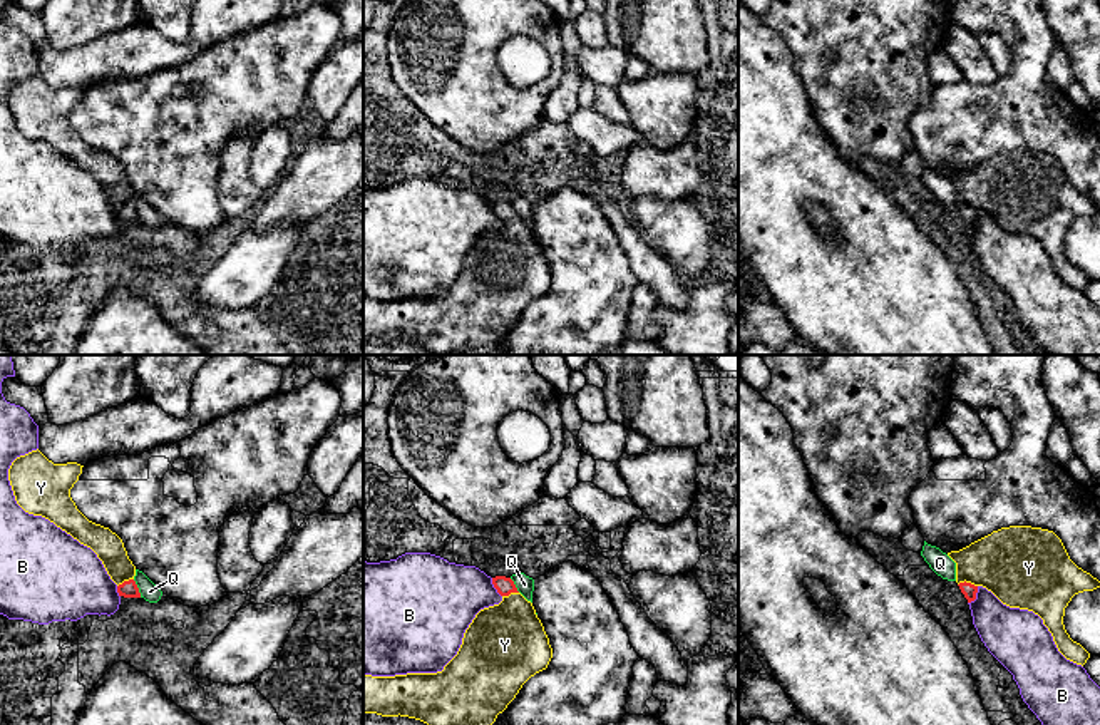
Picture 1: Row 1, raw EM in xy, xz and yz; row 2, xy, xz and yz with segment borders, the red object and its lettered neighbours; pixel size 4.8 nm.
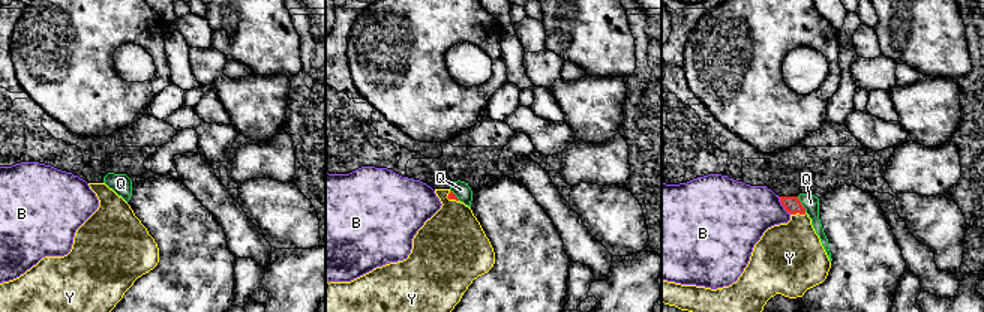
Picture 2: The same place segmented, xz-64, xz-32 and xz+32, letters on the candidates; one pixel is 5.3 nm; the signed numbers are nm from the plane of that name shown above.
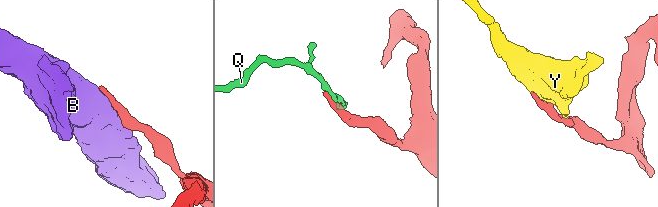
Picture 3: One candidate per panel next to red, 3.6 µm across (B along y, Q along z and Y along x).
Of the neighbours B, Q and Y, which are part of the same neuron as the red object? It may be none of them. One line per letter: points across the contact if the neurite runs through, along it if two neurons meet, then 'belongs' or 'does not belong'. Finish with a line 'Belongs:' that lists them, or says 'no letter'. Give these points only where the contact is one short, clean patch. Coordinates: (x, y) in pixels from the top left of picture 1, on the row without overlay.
B: does not belong
Q: border xy (133, 205), (141, 221); does not belong
Y: way yz (968, 215), (968, 208), (986, 190), (1017, 190); belongs
Belongs: Y

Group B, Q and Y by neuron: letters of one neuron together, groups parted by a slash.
B / Q / Y

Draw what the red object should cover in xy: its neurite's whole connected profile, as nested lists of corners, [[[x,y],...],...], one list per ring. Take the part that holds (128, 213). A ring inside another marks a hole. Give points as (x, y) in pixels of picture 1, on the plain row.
[[[37,74],[12,87],[8,105],[25,137],[49,144],[97,179],[117,209],[119,221],[141,223],[134,206],[136,191],[122,164],[109,152],[89,146],[70,122],[82,92],[77,87],[54,89]]]

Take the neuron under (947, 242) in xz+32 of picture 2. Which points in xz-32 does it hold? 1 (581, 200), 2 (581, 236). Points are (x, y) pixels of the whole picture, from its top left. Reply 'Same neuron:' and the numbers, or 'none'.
Same neuron: 1

